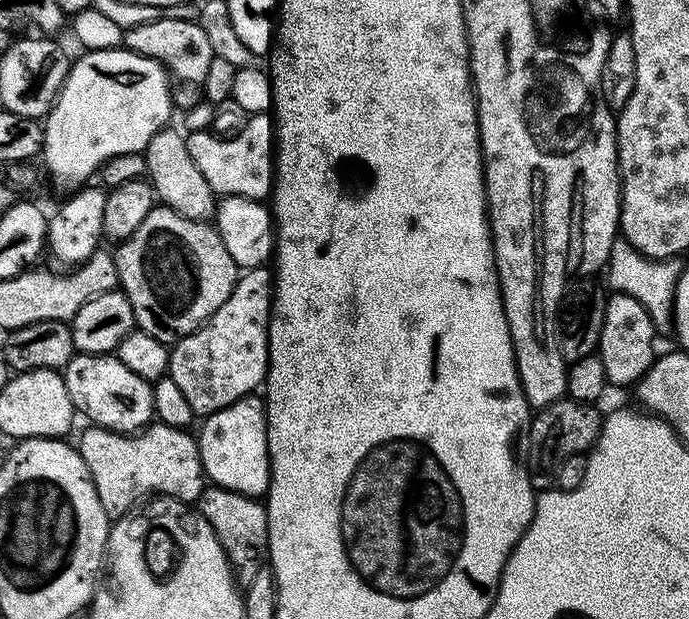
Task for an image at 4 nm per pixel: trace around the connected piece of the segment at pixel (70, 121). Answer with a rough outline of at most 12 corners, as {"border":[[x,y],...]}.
{"border":[[85,51],[43,121],[68,190],[143,153],[174,113],[170,73]]}

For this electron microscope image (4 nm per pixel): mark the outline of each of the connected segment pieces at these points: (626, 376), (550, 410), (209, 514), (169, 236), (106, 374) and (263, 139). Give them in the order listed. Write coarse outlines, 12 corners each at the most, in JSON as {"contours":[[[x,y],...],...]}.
{"contours":[[[613,291],[598,355],[613,389],[635,386],[658,355],[646,307]],[[565,398],[526,429],[533,489],[547,489],[566,458],[587,453],[599,407]],[[205,486],[194,507],[241,585],[265,567],[268,510]],[[163,206],[117,248],[136,328],[169,346],[236,285],[215,227]],[[115,354],[62,369],[89,425],[135,434],[156,415],[153,385]],[[252,114],[237,137],[188,132],[217,197],[267,201],[276,125]]]}

